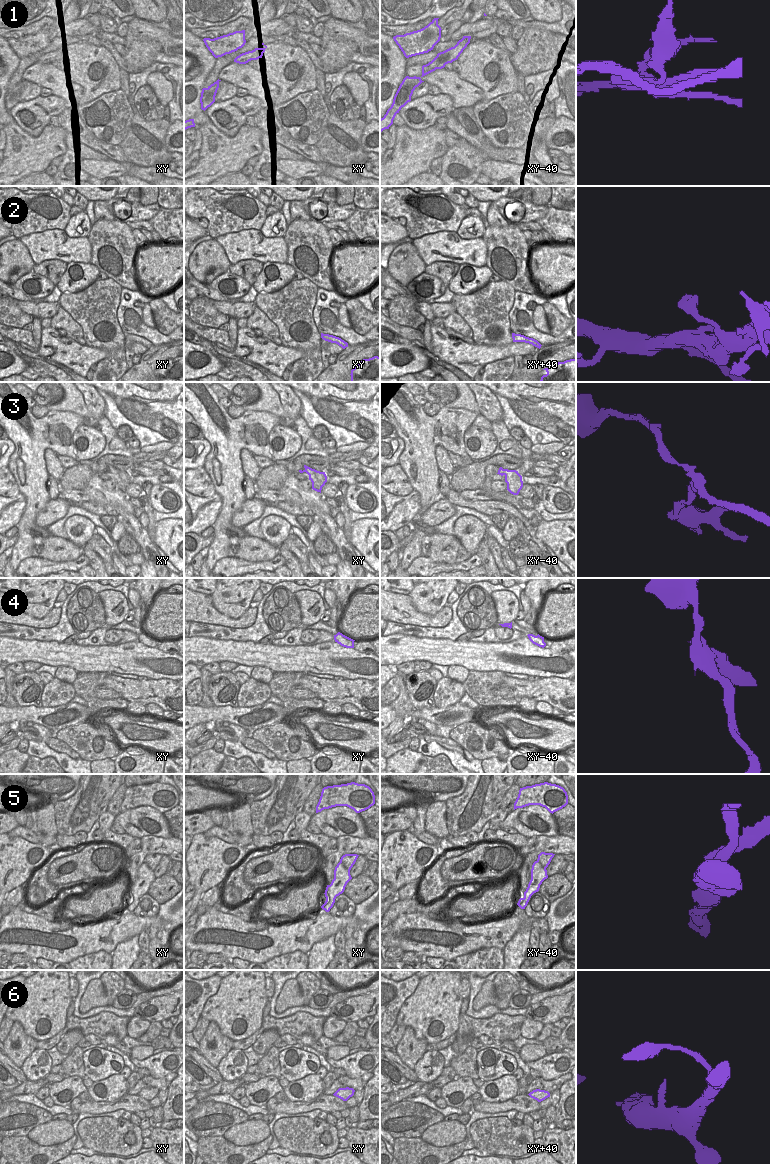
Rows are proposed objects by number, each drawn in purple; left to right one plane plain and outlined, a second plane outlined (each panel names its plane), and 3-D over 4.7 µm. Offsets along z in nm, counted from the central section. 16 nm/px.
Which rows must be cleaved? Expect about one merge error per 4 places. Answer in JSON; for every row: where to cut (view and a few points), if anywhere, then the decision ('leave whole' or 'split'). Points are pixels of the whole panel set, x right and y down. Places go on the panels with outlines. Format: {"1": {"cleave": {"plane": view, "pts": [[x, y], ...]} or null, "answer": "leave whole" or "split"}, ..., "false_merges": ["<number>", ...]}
{"1": {"cleave": {"plane": "xy", "pts": [[262, 51], [257, 51], [249, 58]]}, "answer": "split"}, "2": {"cleave": null, "answer": "leave whole"}, "3": {"cleave": {"plane": "xy-40", "pts": [[510, 478], [513, 481], [513, 494]]}, "answer": "split"}, "4": {"cleave": null, "answer": "leave whole"}, "5": {"cleave": {"plane": "xy", "pts": [[340, 861], [349, 871]]}, "answer": "split"}, "6": {"cleave": null, "answer": "leave whole"}, "false_merges": ["1", "3", "5"]}

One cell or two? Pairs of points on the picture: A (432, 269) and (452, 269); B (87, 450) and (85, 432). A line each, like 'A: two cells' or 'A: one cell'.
A: one cell
B: one cell

